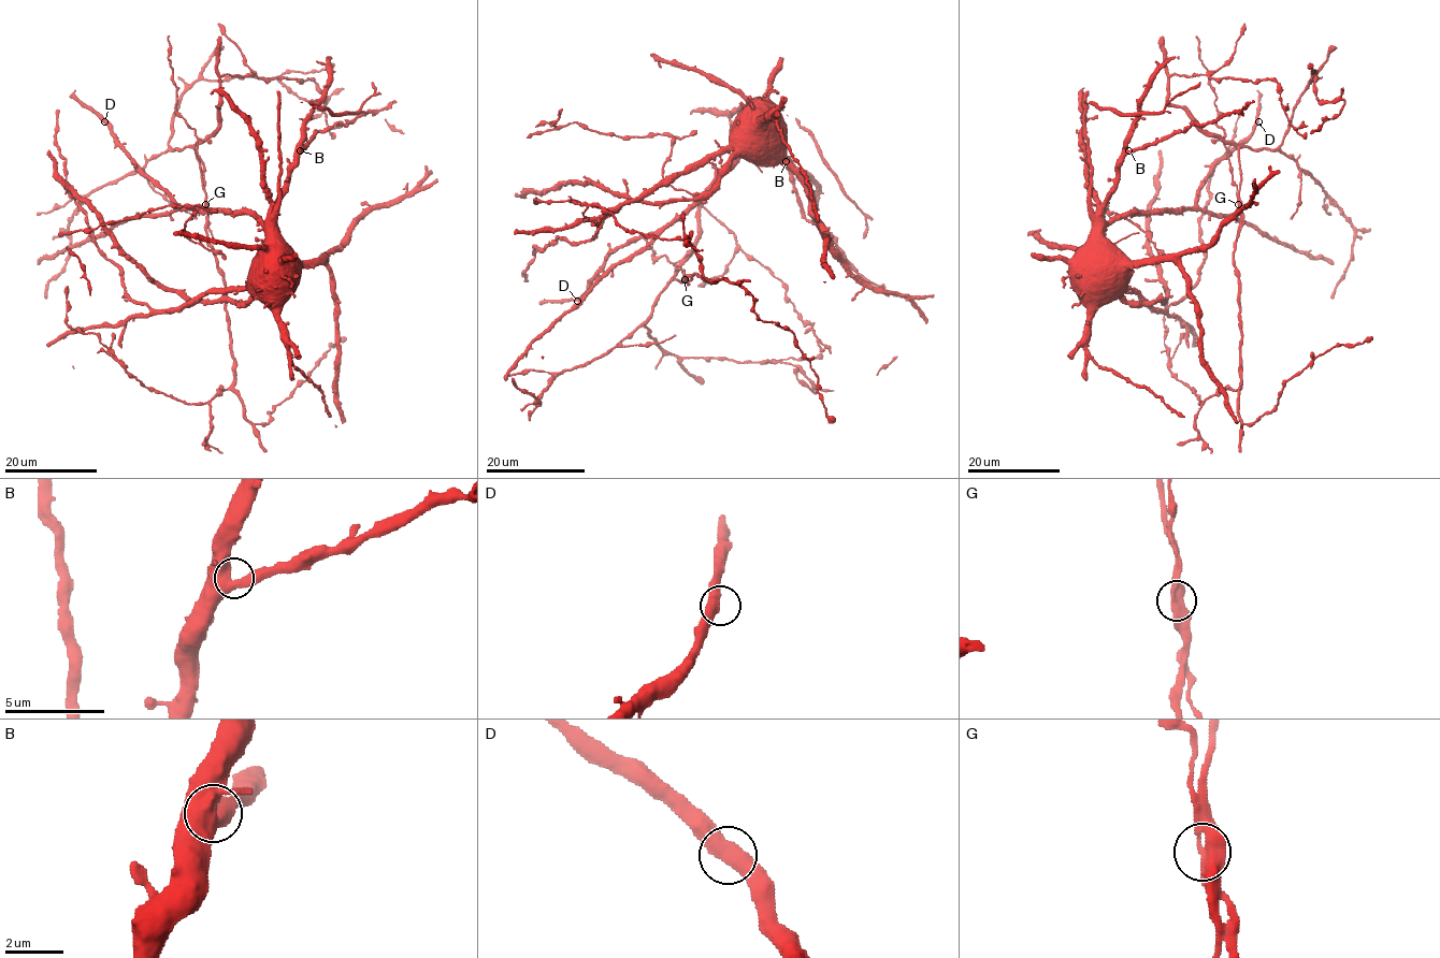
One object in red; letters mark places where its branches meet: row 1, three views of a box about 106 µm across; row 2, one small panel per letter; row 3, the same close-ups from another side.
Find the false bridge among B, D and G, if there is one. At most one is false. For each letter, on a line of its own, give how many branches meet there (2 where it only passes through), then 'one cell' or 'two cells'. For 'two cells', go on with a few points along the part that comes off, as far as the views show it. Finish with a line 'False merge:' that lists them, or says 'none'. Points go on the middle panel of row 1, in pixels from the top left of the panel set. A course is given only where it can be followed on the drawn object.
B: 2 branches meet; one cell
D: 2 branches meet; one cell
G: 2 branches meet; two cells; foreign part runs (685, 279), (682, 271), (665, 256), (652, 256), (645, 233)
False merge: G

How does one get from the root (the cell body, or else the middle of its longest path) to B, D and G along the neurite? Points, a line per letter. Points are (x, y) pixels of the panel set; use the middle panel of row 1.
B: (754, 107), (768, 111), (761, 106), (742, 111), (786, 161)
D: (754, 107), (768, 111), (761, 106), (742, 111), (748, 136), (719, 179), (666, 225), (618, 247), (577, 301)
G: (754, 107), (768, 111), (747, 111), (728, 146), (596, 223), (582, 214), (688, 241), (715, 282), (685, 279)

